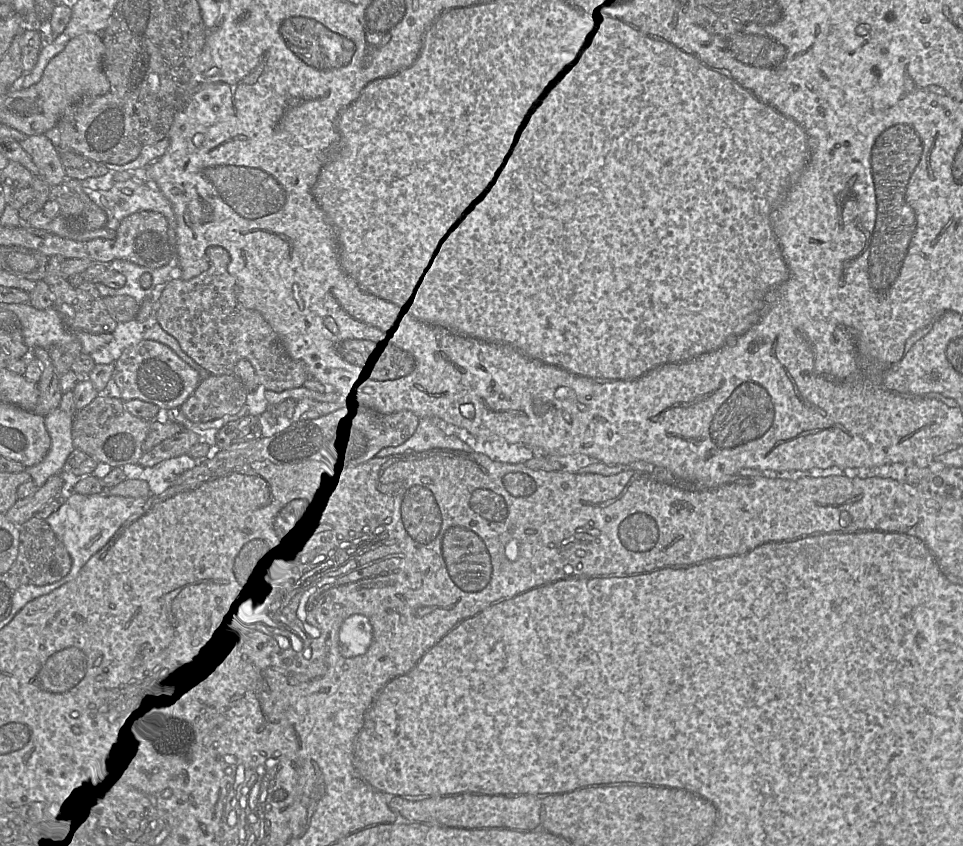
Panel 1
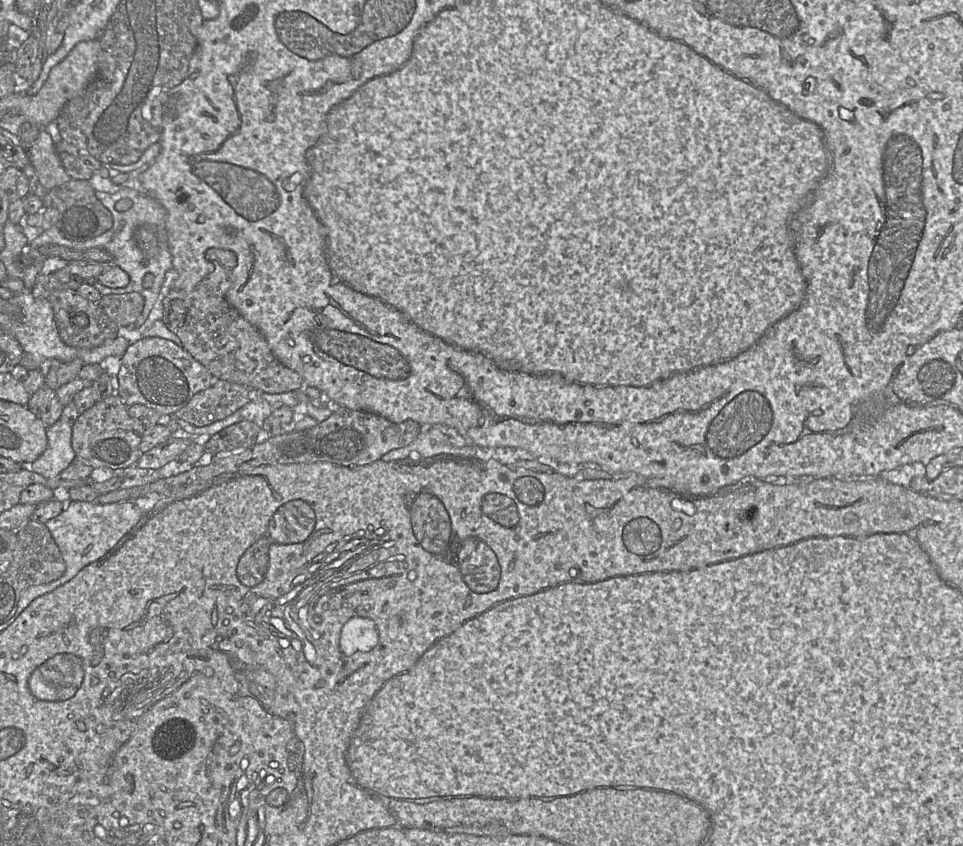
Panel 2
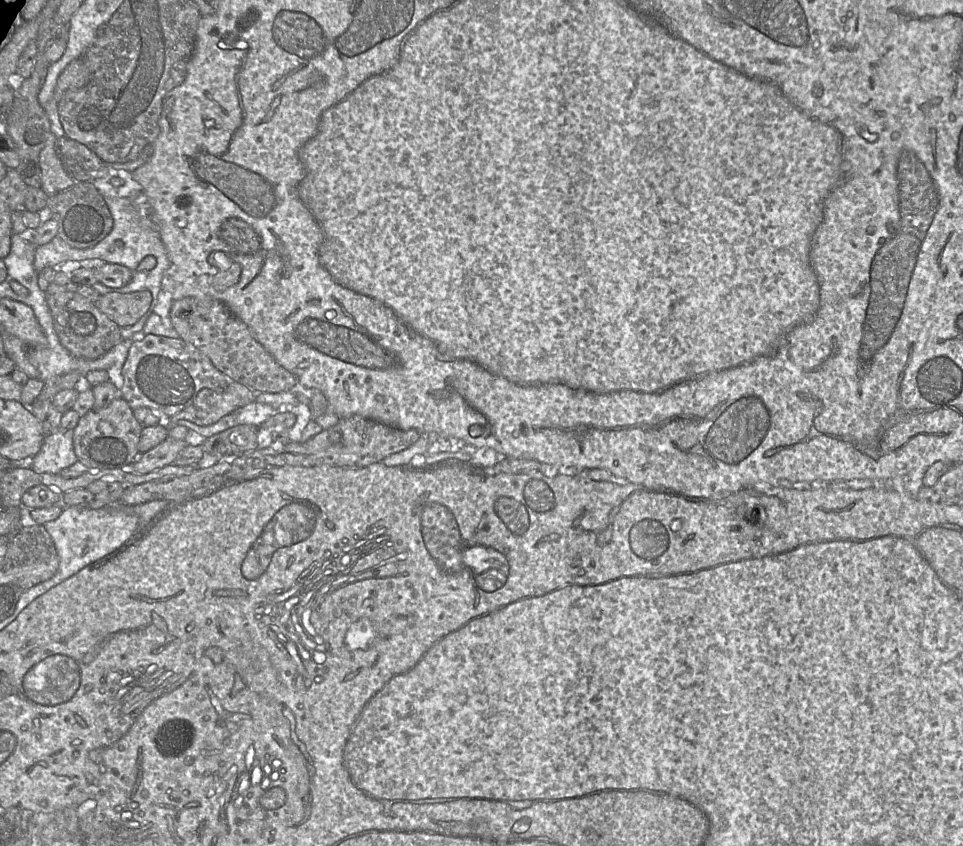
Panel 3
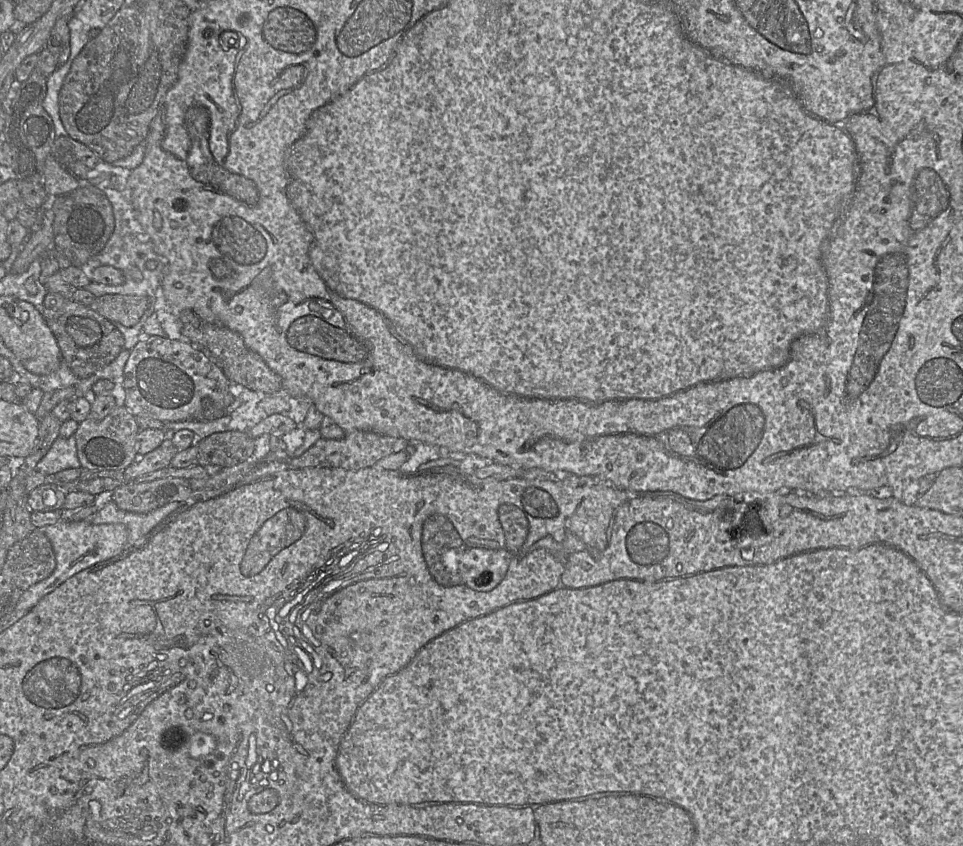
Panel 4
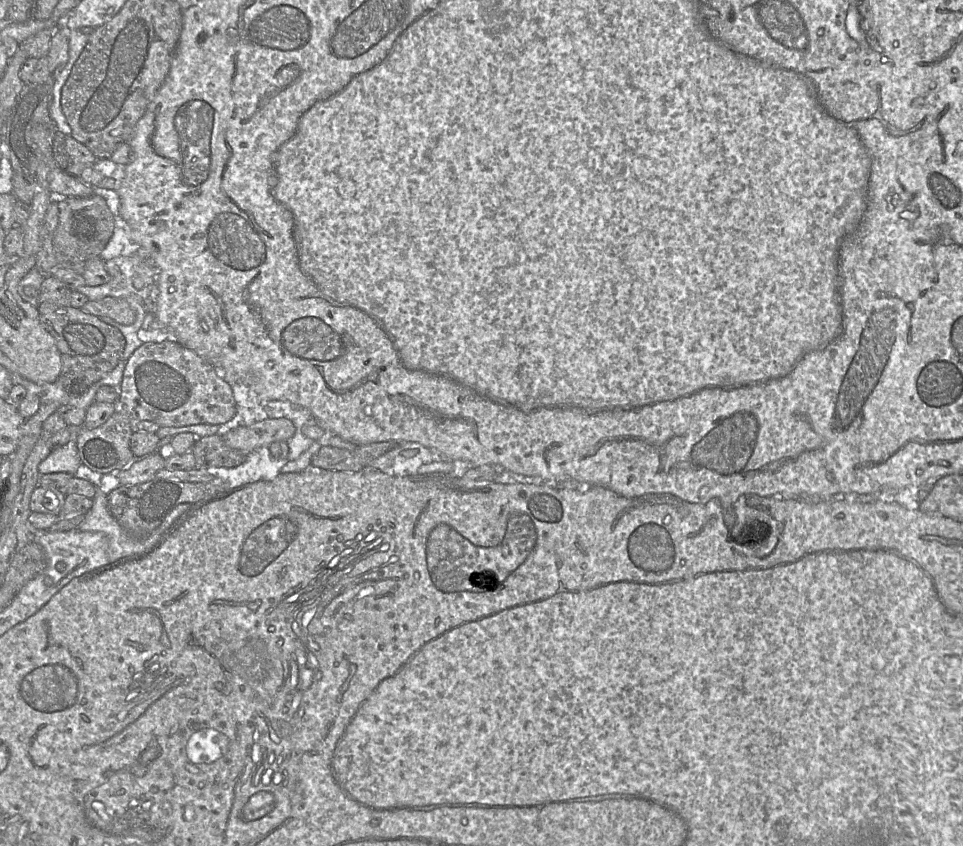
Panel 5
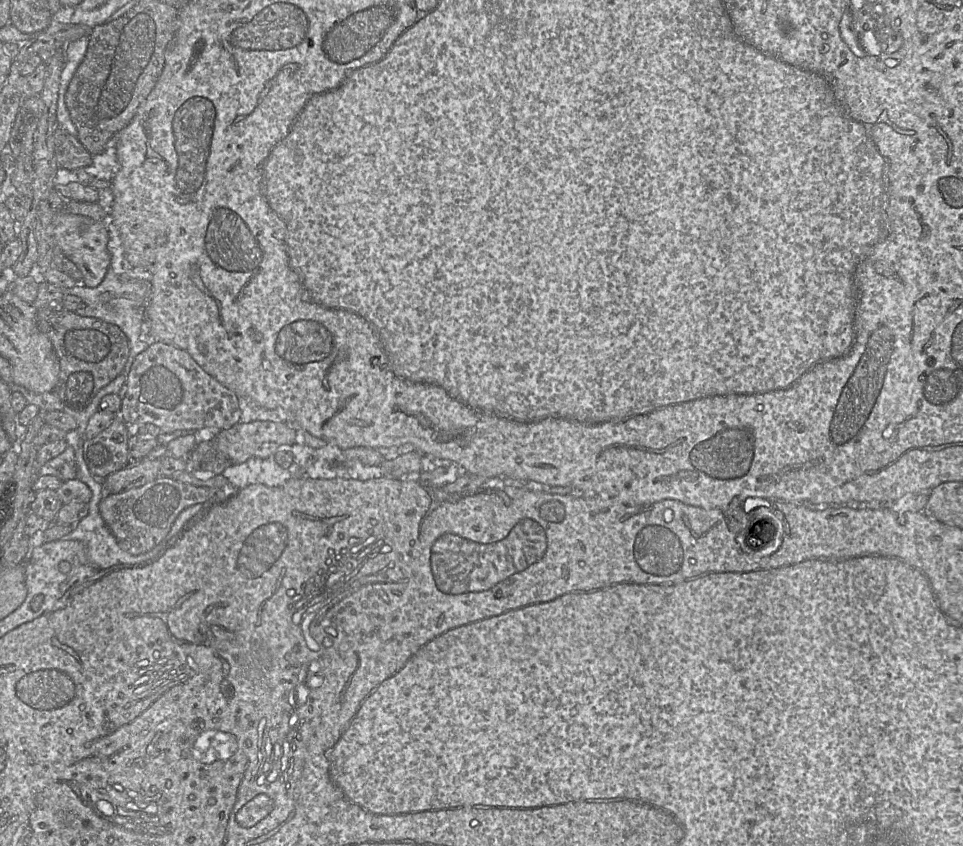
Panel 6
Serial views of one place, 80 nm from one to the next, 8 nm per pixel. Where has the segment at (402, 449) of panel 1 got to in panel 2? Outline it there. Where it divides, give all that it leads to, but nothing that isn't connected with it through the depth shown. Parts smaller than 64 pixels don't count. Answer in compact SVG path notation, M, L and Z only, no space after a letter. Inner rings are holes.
M435 425L424 427L419 436L409 445L387 452L381 459L386 462L412 459L414 455L429 458L439 454L454 454L456 457L478 459L476 446L456 447L448 444L445 435L457 430Z

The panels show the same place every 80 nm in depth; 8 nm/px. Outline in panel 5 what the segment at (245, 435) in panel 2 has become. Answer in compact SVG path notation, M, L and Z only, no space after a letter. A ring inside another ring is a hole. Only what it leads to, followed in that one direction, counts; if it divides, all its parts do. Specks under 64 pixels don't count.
M218 434L200 438L191 451L197 468L232 468L242 464L247 457L244 453L229 447Z

